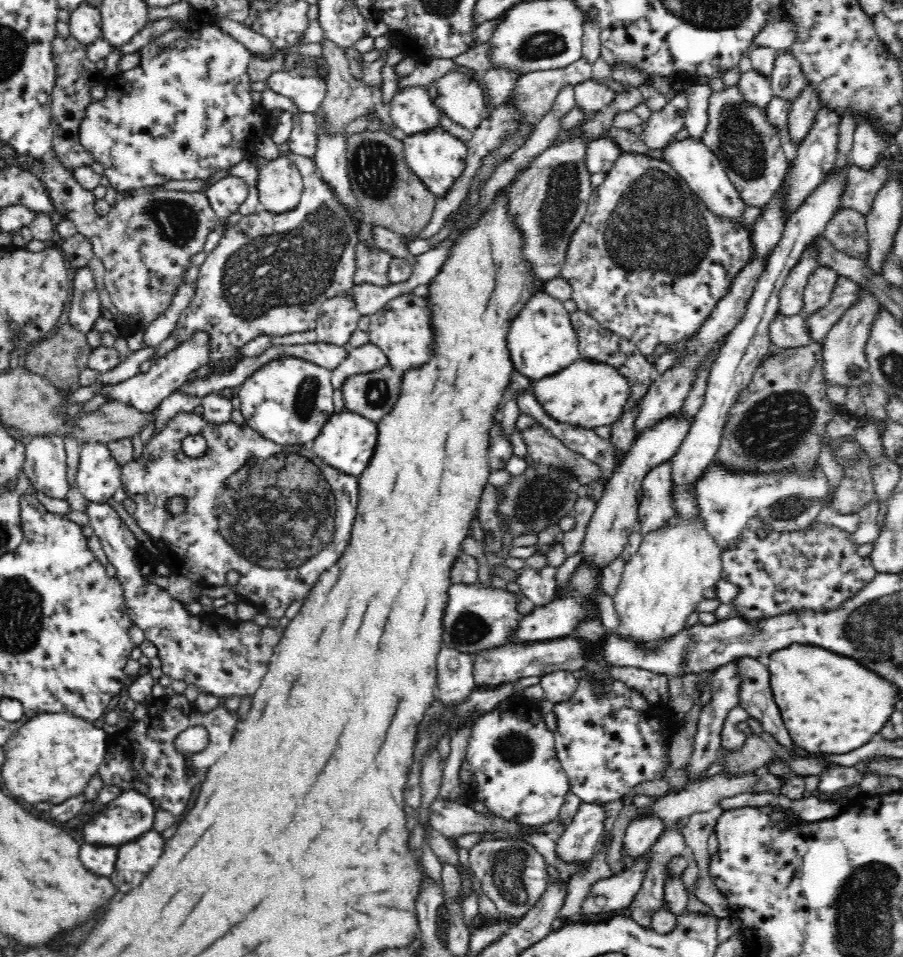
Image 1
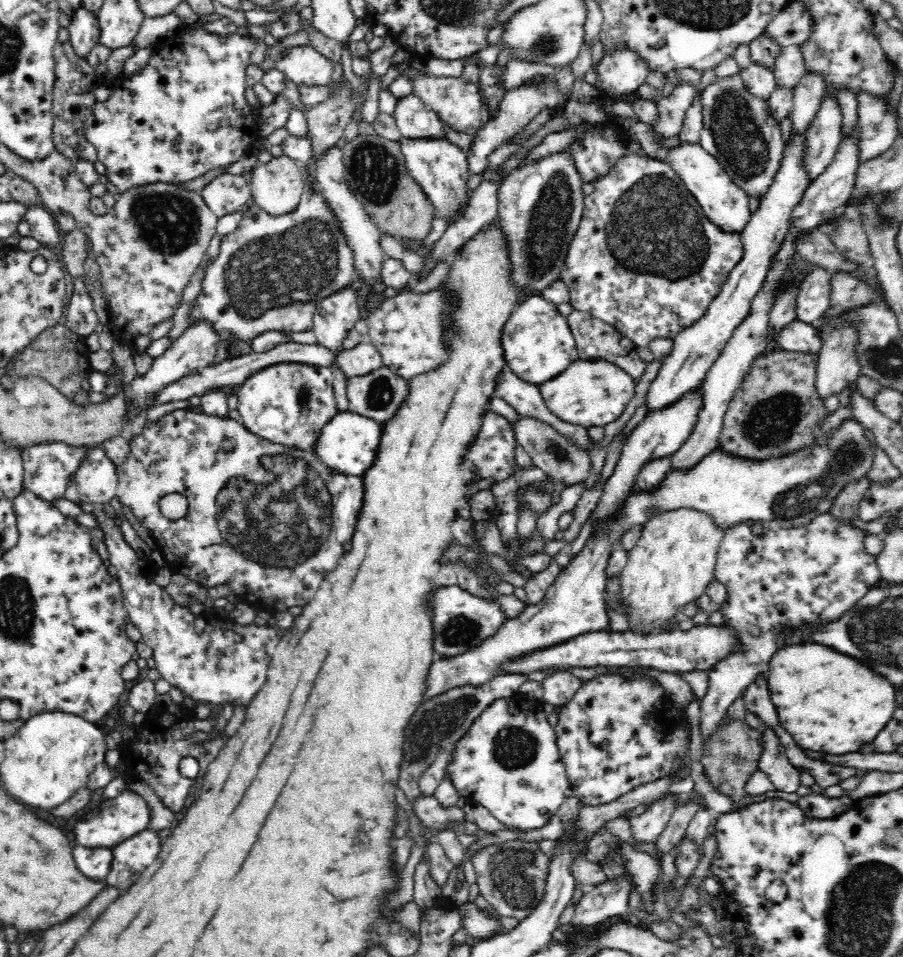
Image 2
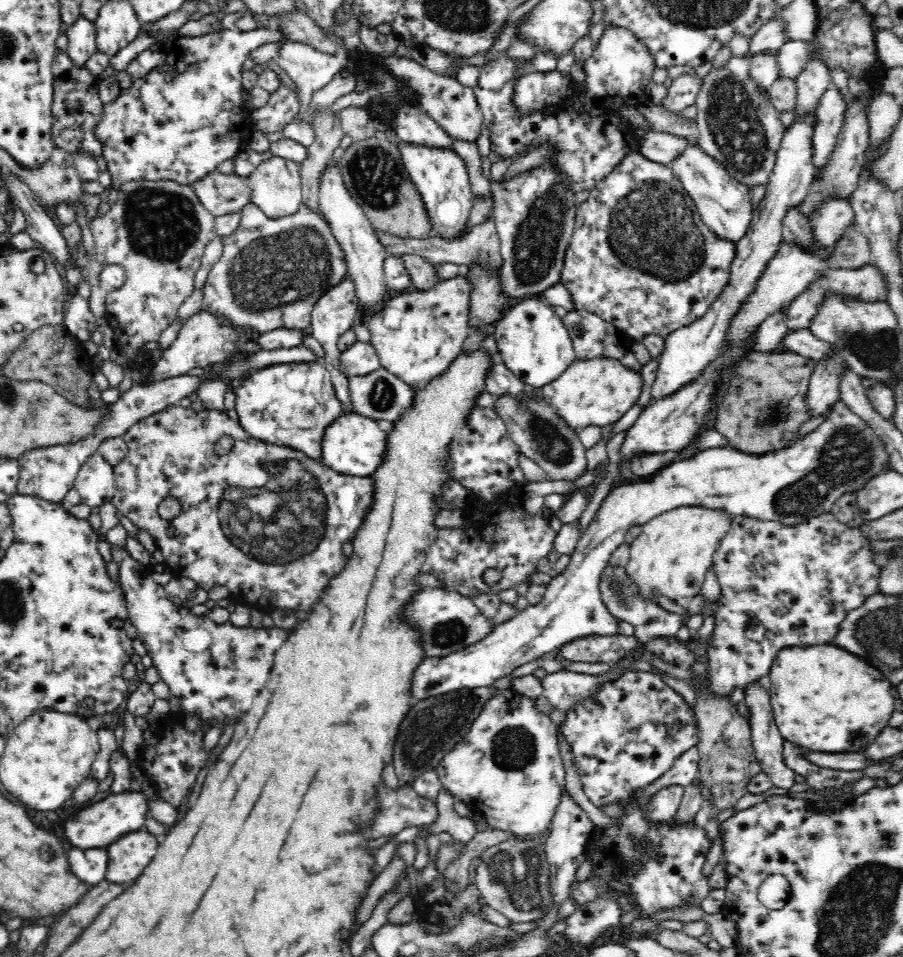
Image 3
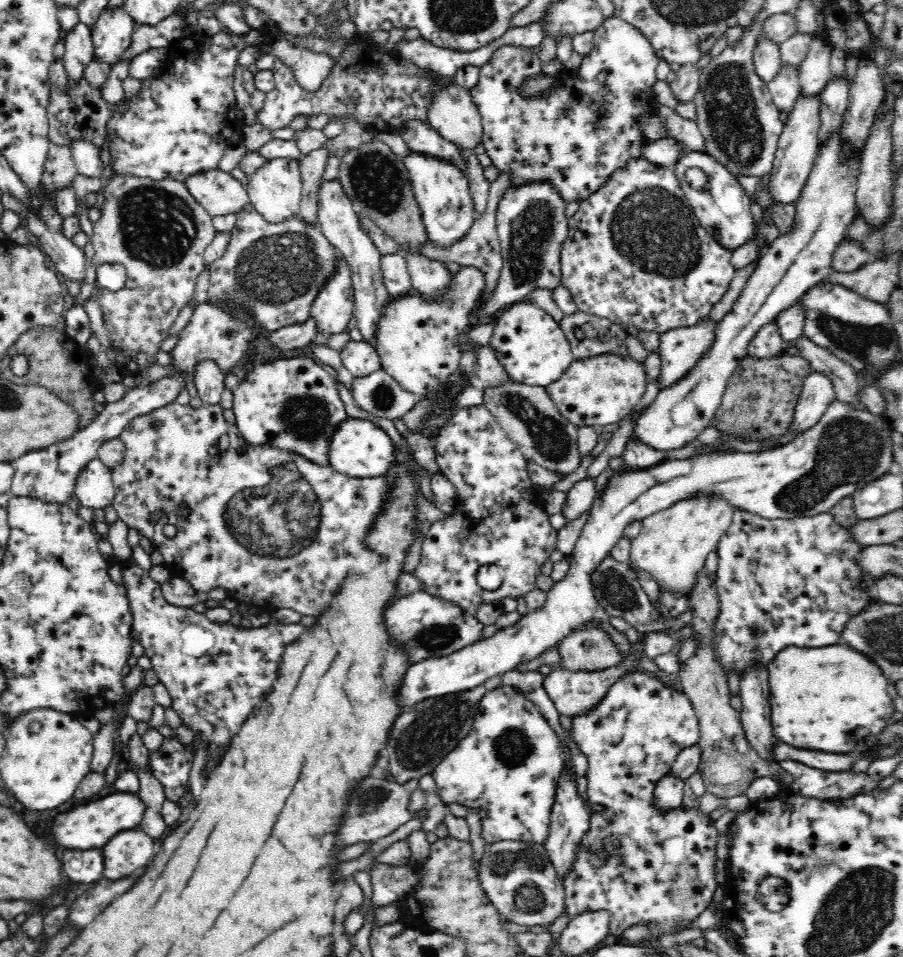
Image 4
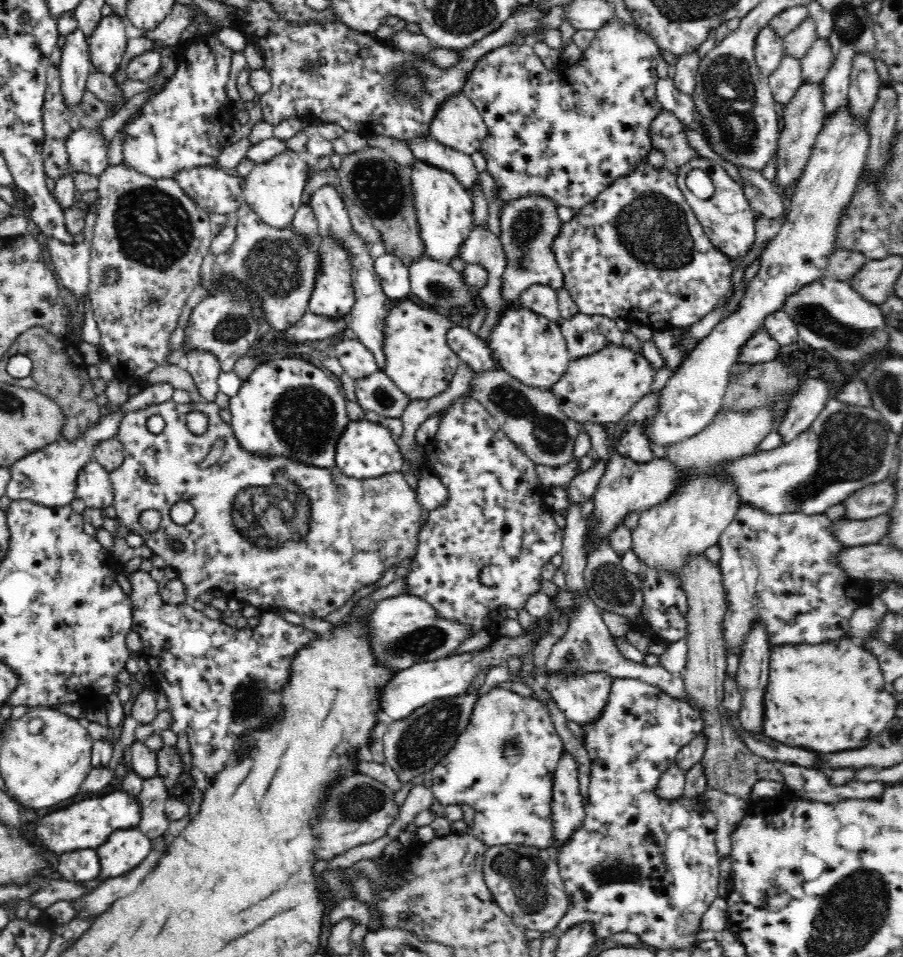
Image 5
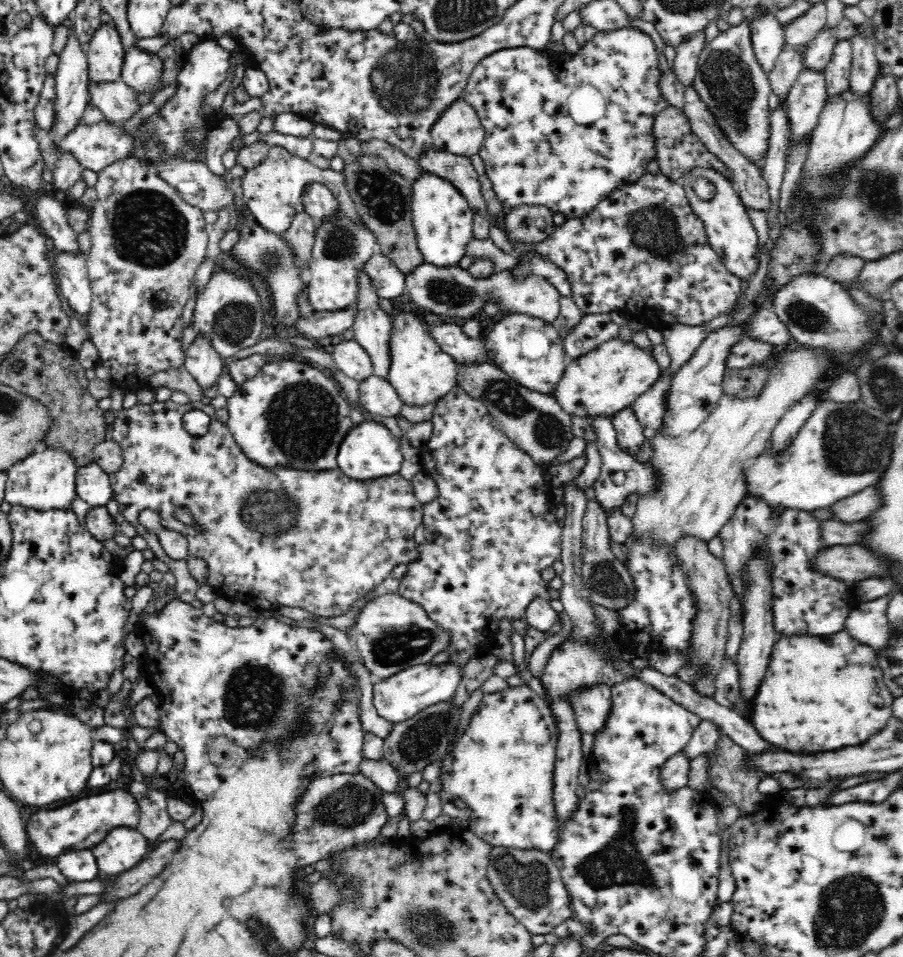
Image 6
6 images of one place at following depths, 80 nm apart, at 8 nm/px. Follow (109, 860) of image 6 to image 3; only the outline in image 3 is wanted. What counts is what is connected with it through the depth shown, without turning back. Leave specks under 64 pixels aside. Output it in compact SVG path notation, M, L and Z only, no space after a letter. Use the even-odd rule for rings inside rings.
M143 829L132 836L124 836L120 842L112 844L108 852L112 860L106 880L112 884L130 886L158 854L158 838Z

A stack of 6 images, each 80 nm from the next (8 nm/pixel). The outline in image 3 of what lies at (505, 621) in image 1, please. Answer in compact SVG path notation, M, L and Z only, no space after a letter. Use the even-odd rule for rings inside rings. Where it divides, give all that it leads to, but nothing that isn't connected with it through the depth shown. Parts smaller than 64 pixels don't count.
M444 587L424 589L414 600L406 606L404 615L410 623L416 623L422 631L424 649L427 657L446 657L464 648L476 644L486 635L494 631L494 618L484 616L478 606L472 602L468 595L462 595L458 589L446 589Z

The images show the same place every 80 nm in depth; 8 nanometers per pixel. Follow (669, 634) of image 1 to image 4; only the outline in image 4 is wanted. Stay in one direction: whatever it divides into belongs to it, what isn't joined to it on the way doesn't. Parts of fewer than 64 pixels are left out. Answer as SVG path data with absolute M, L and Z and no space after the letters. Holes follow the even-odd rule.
M690 499L676 503L675 507L658 512L641 522L640 534L631 540L629 567L638 575L647 575L663 590L676 595L689 596L698 582L700 572L704 571L708 555L715 552L720 538L732 525L734 509L722 499Z

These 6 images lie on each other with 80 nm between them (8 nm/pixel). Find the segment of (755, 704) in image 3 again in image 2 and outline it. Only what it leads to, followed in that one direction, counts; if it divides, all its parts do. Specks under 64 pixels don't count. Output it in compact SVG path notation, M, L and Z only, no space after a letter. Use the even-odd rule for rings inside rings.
M763 727L761 729L762 735L764 735L764 742L762 742L764 752L760 758L759 770L768 775L775 790L786 792L786 794L796 794L796 790L802 786L799 770L786 758L784 748L780 746L774 732Z

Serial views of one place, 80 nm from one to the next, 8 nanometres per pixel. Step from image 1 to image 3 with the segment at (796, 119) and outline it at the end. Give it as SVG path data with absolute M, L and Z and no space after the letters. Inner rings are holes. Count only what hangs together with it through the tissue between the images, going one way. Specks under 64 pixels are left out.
M819 58L808 60L804 70L798 74L795 85L795 118L810 116L818 108L818 102L824 92L832 86L829 70L825 64L819 62Z

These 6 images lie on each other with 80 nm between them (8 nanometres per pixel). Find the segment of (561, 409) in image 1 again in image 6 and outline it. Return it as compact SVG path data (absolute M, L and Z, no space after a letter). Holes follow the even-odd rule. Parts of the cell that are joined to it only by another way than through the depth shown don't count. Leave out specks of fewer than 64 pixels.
M616 338L608 340L607 343L600 344L598 348L595 348L594 351L588 352L587 355L579 356L573 360L569 359L564 376L562 376L560 382L556 384L556 390L554 390L553 395L555 396L558 405L562 408L562 411L570 415L590 420L599 419L600 417L605 419L615 419L620 412L623 412L624 410L627 410L628 407L631 407L631 405L639 399L639 396L644 395L648 390L650 390L650 388L660 379L660 376L662 376L662 372L652 353L650 353L647 349L636 346L632 341L624 342L623 340Z

